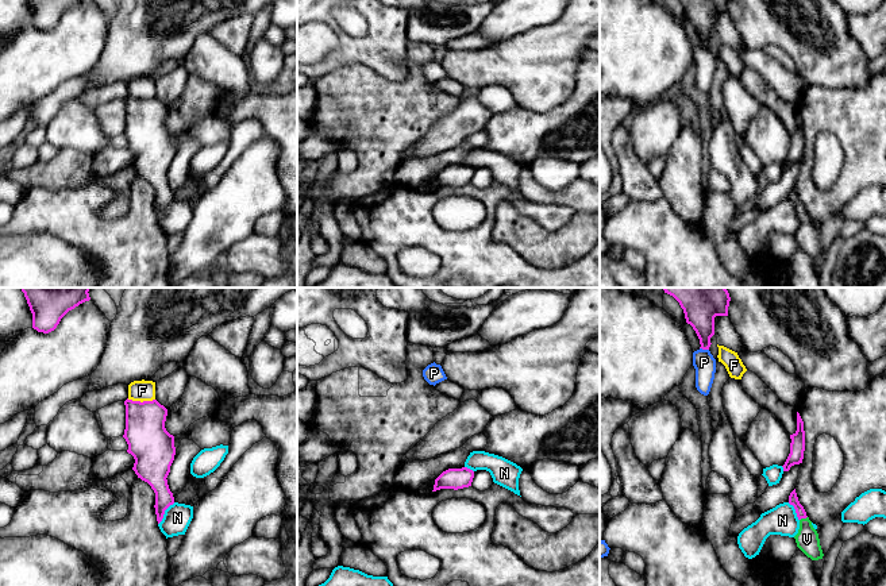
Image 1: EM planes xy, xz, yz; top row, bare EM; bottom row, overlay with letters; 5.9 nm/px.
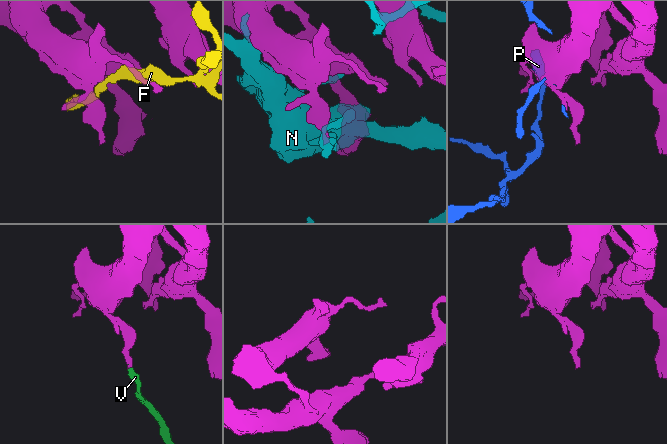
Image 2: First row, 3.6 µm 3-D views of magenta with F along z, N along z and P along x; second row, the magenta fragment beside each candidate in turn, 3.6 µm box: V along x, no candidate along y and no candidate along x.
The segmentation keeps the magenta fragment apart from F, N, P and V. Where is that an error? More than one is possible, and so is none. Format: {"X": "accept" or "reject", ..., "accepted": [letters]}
{"F": "reject", "N": "reject", "P": "reject", "V": "accept", "accepted": ["V"]}

